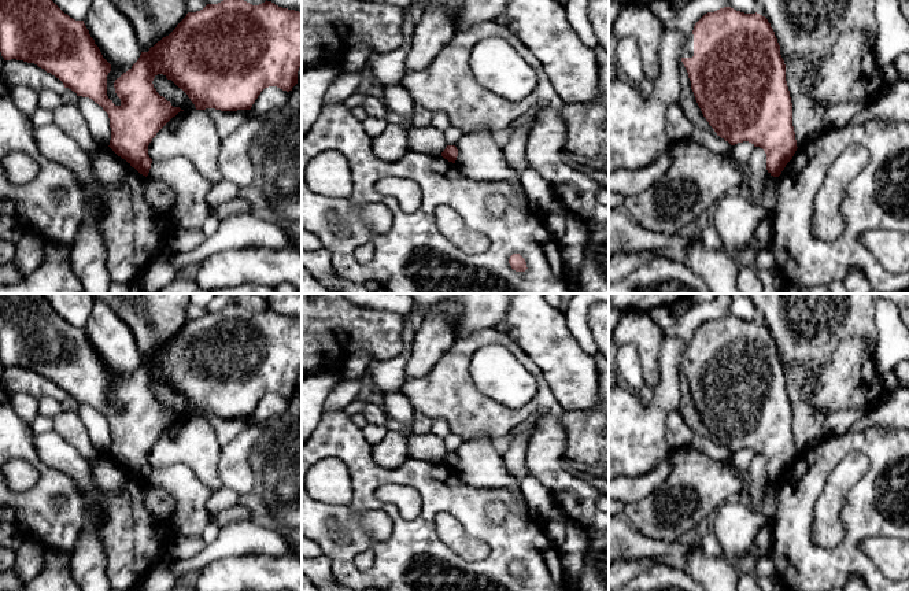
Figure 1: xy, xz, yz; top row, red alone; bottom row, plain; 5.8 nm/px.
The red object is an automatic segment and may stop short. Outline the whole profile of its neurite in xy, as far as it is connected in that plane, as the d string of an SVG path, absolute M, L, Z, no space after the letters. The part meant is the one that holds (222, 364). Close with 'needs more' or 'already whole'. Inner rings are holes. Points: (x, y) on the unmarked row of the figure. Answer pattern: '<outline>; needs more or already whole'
M0 293L0 359L4 367L23 367L34 370L59 385L64 395L77 403L89 405L108 421L111 447L110 455L125 466L140 481L148 483L152 466L148 453L156 440L181 417L173 414L154 395L154 385L163 381L182 396L196 417L215 415L221 418L251 417L265 395L277 394L292 398L298 391L298 378L302 373L302 321L265 309L252 313L240 306L225 306L218 311L207 311L203 317L188 319L177 335L148 359L141 359L138 367L119 385L114 395L121 411L115 413L107 403L107 383L111 372L103 365L84 328L75 328L64 321L49 304L44 293Z; already whole

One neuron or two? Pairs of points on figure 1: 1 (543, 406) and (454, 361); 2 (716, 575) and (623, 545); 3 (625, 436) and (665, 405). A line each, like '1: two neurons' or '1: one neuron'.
1: one neuron
2: one neuron
3: one neuron

